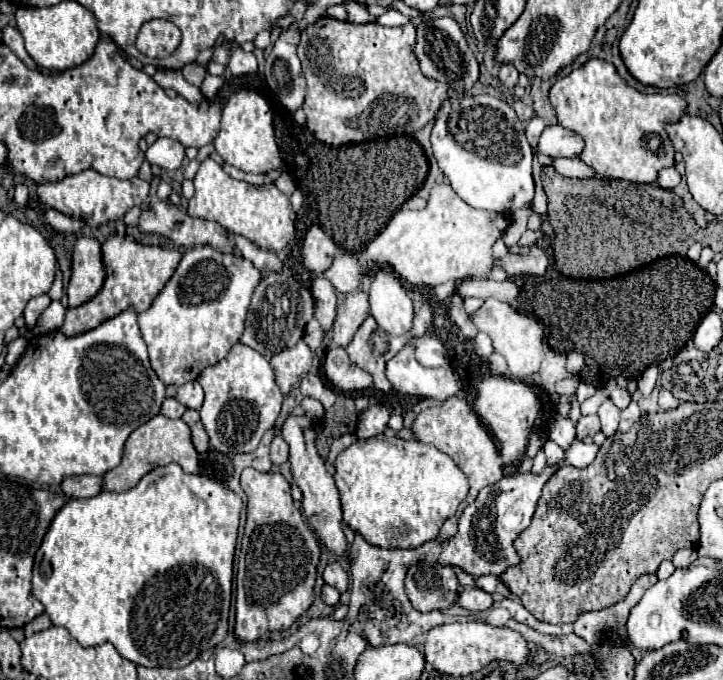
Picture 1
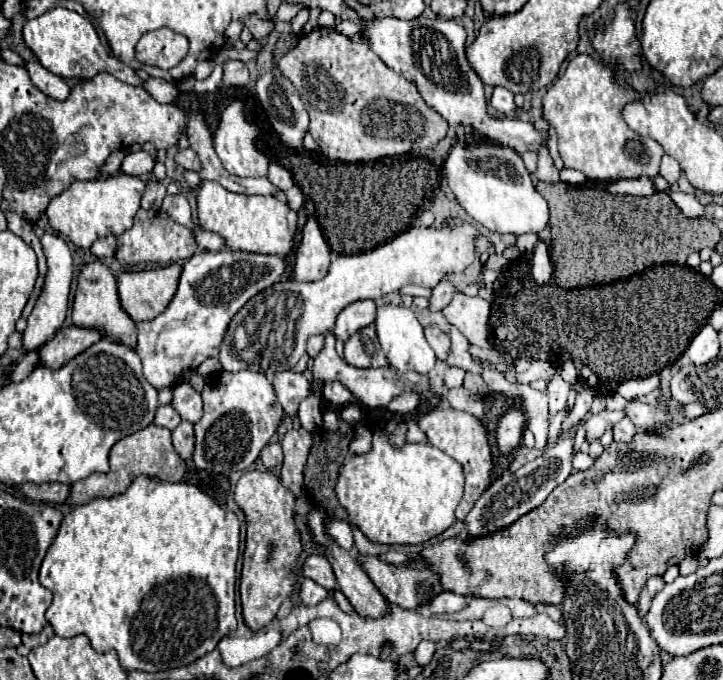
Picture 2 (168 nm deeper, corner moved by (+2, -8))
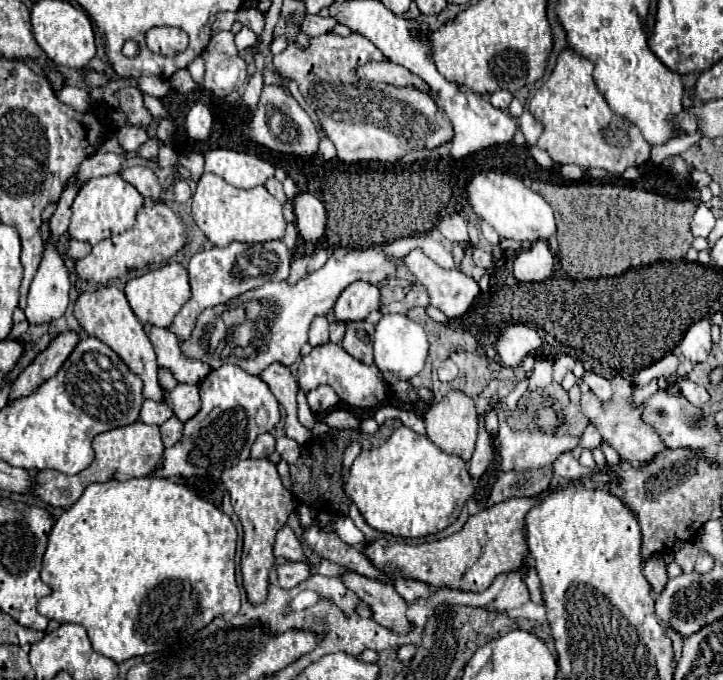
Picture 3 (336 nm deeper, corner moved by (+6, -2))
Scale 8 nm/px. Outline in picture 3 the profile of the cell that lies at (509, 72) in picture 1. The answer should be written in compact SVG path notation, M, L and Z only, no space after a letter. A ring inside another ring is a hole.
M496 91L494 95L490 95L490 103L500 111L508 111L510 101L512 101L512 95L508 91Z

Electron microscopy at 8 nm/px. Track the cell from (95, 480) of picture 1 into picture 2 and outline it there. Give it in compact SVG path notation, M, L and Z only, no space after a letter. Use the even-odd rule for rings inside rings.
M26 483L24 487L18 487L20 493L24 493L30 499L44 501L44 503L66 503L70 497L70 483L42 483L42 485L32 485Z

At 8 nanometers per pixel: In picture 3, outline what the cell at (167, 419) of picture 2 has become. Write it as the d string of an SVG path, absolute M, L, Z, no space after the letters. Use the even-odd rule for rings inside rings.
M146 399L142 403L142 409L140 409L140 421L142 423L148 423L148 425L162 425L164 421L168 421L172 417L172 409L166 401L162 403L156 403L152 399Z

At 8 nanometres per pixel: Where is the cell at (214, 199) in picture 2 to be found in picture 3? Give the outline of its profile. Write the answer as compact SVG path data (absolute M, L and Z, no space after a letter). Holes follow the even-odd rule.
M204 173L202 179L198 181L196 193L192 197L192 215L202 233L216 247L226 247L234 241L264 243L272 239L282 239L286 231L282 205L276 197L272 197L266 191L266 187L256 187L248 191L238 189L212 173Z

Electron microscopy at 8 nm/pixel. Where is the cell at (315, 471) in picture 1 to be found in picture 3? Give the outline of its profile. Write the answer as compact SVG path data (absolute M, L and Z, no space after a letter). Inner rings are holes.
M344 573L344 583L358 593L358 597L370 605L374 613L374 621L380 623L382 627L388 627L400 635L408 633L412 623L406 619L406 601L392 589L390 583L384 581L374 581L358 573Z

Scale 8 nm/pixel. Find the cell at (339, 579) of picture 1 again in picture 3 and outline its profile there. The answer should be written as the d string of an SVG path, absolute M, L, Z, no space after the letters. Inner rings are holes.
M284 525L278 533L276 533L276 541L274 541L274 555L282 555L290 561L304 561L304 553L300 547L300 541L294 537L292 529L288 525Z

